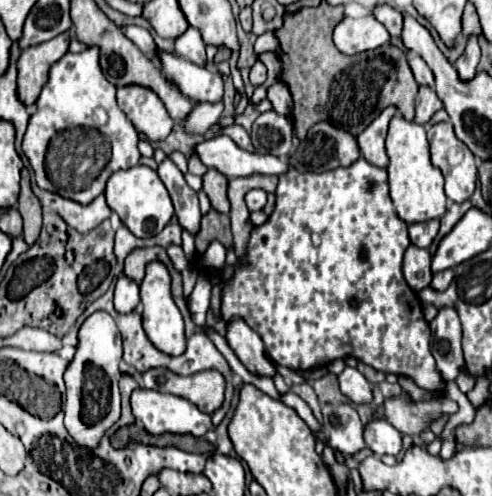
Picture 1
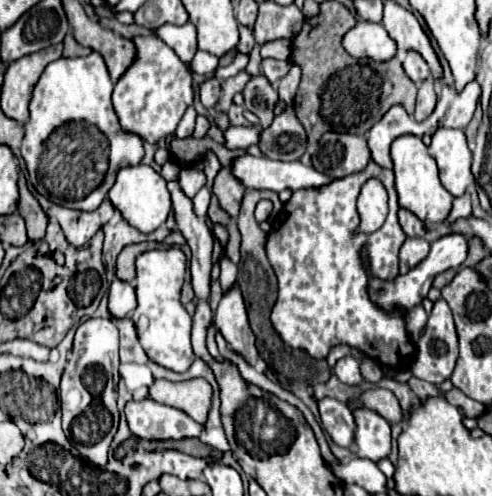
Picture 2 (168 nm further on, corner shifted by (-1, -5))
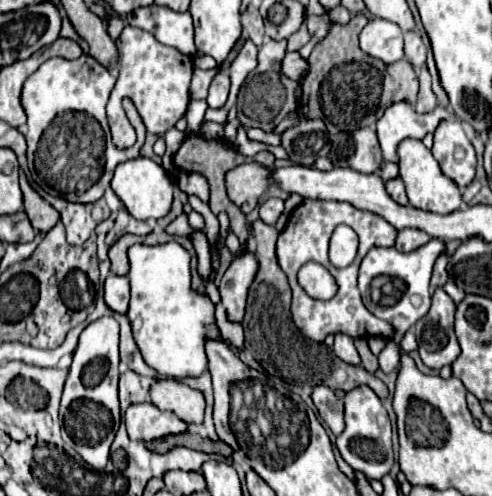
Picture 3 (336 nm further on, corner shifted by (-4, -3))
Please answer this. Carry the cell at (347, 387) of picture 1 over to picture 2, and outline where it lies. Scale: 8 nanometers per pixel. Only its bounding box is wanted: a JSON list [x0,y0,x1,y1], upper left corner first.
[333,356,363,386]

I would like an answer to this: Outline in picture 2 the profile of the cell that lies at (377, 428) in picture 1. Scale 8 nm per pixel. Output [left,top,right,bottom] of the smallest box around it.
[353,408,391,462]

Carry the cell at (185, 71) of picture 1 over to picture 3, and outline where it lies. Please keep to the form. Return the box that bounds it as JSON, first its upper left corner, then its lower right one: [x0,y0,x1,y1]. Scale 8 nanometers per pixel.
[208,72,230,108]

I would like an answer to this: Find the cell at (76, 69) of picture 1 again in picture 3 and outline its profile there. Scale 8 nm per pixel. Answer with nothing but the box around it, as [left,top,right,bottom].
[22,54,146,202]

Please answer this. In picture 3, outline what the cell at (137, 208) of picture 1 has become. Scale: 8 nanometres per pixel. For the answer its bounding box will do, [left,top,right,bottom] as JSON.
[112,158,174,220]

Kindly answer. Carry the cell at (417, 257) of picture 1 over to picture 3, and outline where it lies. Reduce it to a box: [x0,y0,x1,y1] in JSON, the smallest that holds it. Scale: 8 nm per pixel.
[396,228,430,252]

